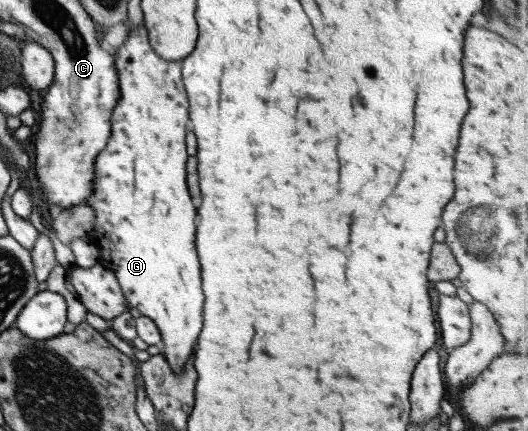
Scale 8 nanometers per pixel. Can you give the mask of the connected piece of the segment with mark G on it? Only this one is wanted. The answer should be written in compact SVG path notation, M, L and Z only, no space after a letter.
M143 22L138 27L127 25L127 36L116 48L113 60L119 98L111 109L111 132L103 150L94 156L94 187L84 206L89 207L94 216L92 230L98 242L95 245L101 251L99 264L111 269L127 305L155 323L162 342L160 351L172 371L180 373L194 352L194 342L202 327L204 303L194 245L196 208L191 204L186 185L188 154L184 138L189 127L188 100L179 62L159 60L148 43Z

